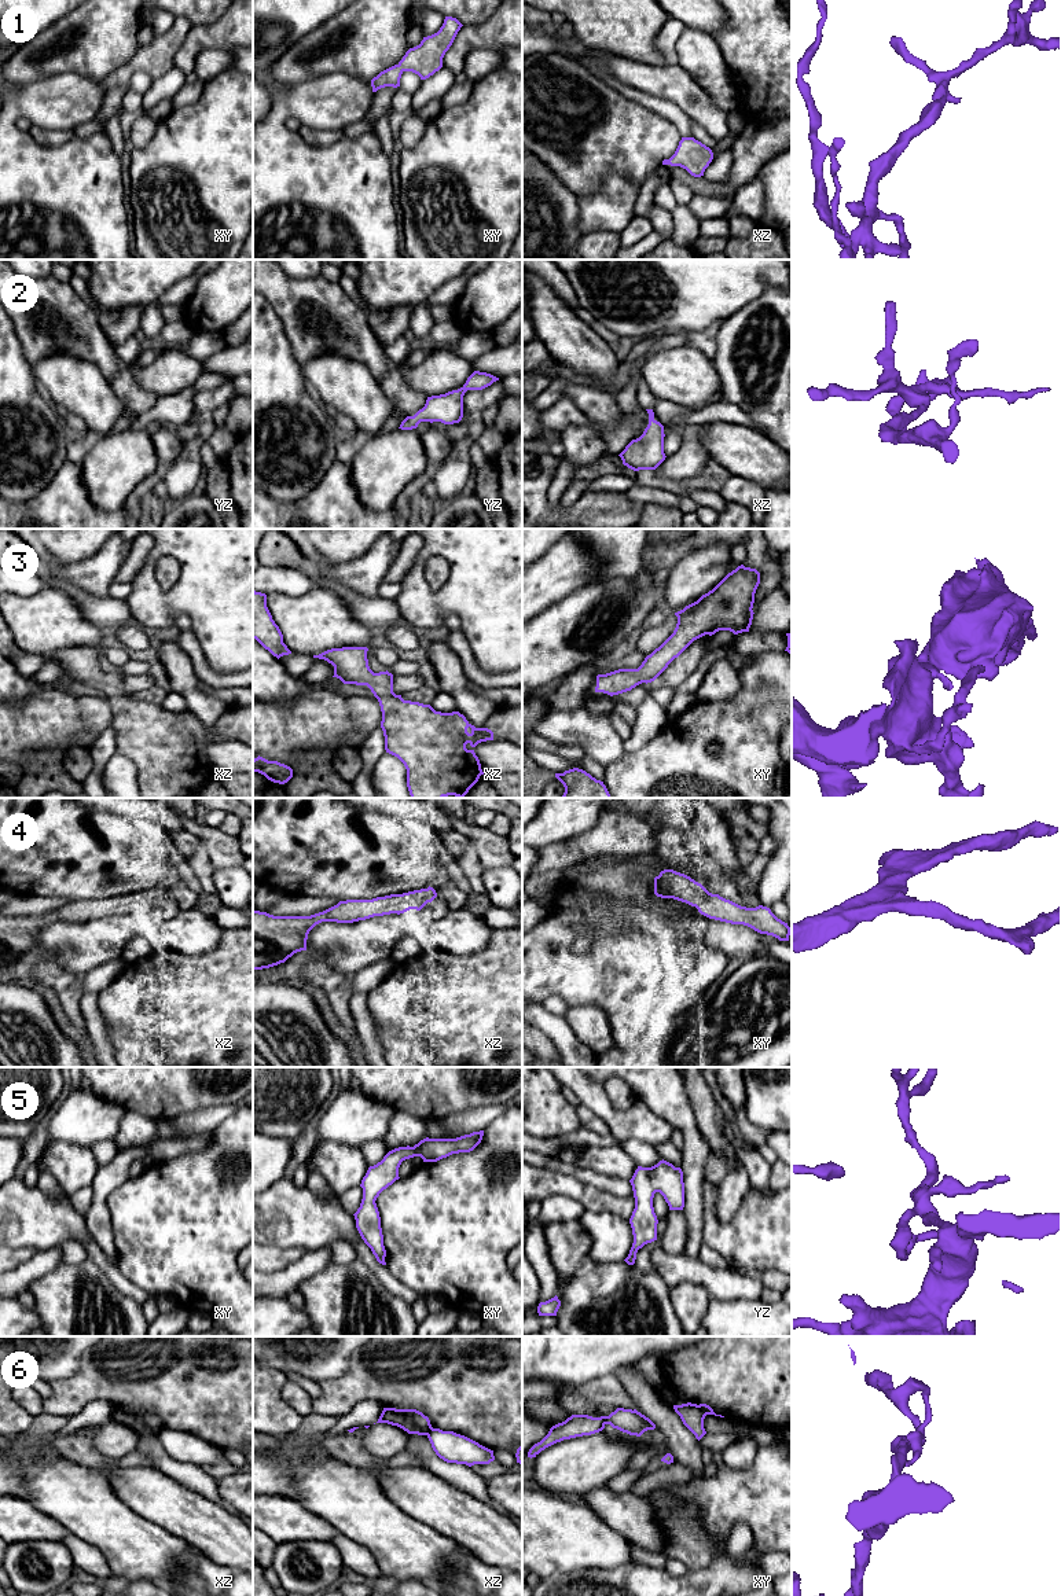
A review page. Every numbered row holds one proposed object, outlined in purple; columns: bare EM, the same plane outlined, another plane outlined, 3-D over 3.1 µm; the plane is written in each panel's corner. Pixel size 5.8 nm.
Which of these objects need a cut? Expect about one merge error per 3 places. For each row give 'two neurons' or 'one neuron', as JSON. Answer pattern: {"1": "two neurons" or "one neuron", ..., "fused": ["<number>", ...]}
{"1": "one neuron", "2": "one neuron", "3": "one neuron", "4": "one neuron", "5": "one neuron", "6": "two neurons", "fused": ["6"]}

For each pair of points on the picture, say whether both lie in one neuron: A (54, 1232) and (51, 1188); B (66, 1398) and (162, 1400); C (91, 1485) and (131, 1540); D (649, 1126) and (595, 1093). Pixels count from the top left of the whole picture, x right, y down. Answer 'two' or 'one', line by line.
A: two
B: one
C: one
D: one

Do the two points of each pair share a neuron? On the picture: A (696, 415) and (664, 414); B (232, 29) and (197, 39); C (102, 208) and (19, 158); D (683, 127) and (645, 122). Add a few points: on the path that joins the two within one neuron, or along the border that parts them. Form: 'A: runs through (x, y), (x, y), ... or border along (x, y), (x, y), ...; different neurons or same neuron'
A: runs through (687, 415), (672, 415); same neuron
B: runs through (224, 33), (205, 37); same neuron
C: runs through (81, 208), (69, 208), (40, 179); same neuron
D: border along (646, 107), (665, 117), (682, 136); different neurons

